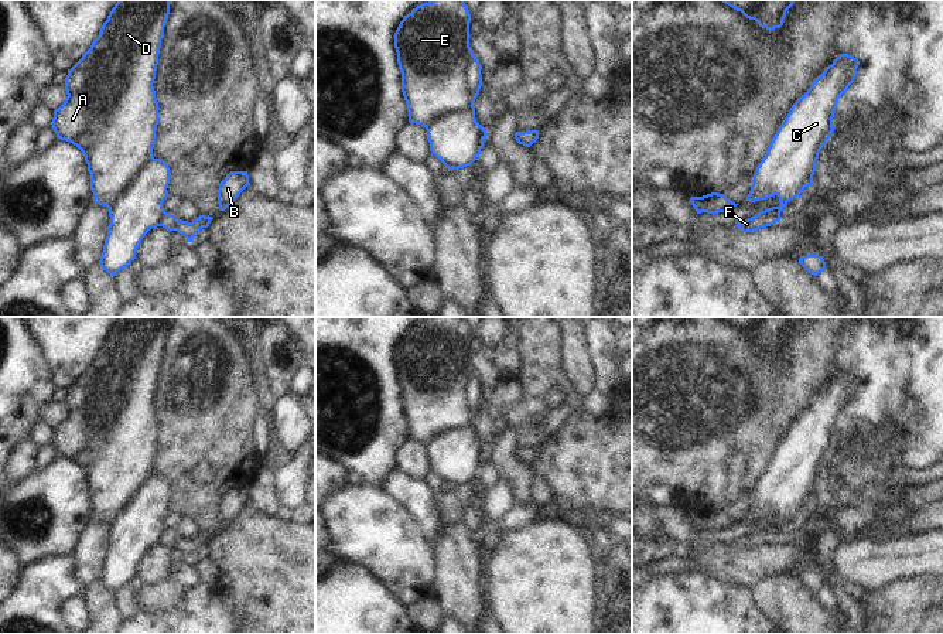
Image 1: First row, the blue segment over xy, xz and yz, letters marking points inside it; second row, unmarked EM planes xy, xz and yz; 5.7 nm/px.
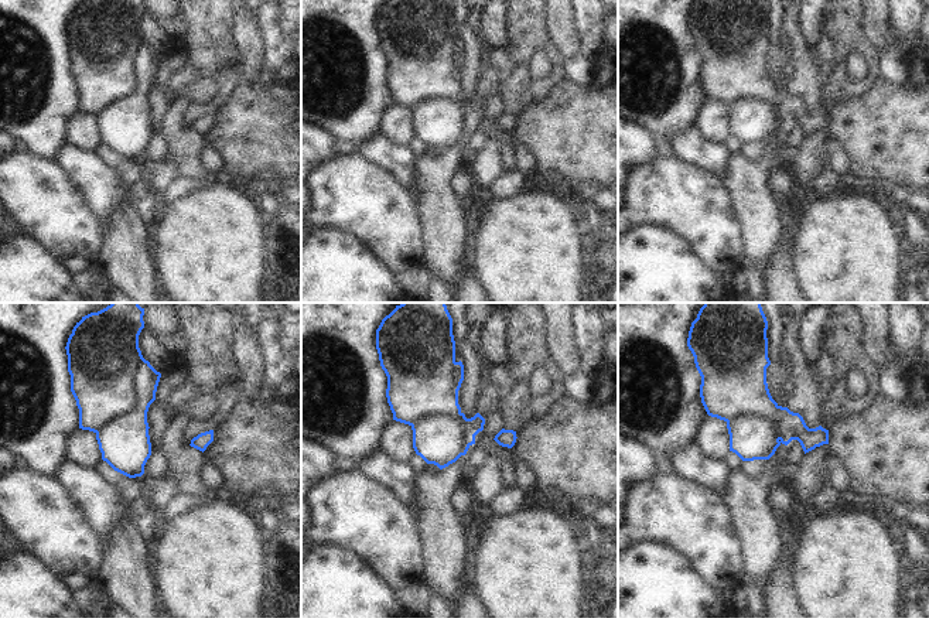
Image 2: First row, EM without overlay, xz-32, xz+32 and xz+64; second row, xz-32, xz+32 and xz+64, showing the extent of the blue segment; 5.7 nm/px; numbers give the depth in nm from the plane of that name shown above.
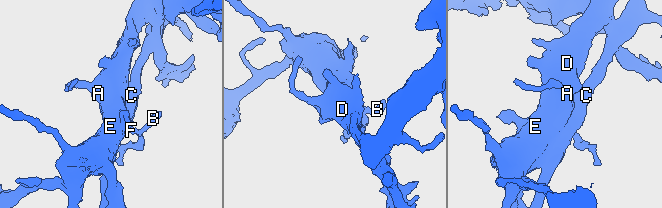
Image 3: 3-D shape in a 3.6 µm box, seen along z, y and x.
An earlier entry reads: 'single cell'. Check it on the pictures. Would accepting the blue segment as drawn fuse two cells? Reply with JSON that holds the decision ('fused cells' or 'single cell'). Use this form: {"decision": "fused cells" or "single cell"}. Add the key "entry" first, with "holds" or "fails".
{"entry": "fails", "decision": "fused cells"}

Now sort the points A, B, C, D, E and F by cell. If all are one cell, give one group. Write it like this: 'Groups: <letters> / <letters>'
Groups: A B D E F / C.

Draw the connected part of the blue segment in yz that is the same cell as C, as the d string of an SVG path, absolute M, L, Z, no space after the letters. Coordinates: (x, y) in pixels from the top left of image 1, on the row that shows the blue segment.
M840 54L812 86L792 105L754 174L745 201L779 197L779 207L765 209L775 224L787 202L806 187L813 187L816 161L834 132L833 117L838 98L857 76L860 61Z

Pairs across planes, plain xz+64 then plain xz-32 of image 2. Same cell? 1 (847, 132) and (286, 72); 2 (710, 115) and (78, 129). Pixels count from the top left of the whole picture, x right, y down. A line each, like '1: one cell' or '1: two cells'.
1: two cells
2: one cell

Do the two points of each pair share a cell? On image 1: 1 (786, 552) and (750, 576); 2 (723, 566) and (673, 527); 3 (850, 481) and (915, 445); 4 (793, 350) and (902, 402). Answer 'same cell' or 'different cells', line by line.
1: same cell
2: different cells
3: different cells
4: different cells

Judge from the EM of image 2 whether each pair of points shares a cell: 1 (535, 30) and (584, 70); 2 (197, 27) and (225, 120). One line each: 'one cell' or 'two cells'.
1: two cells
2: two cells

